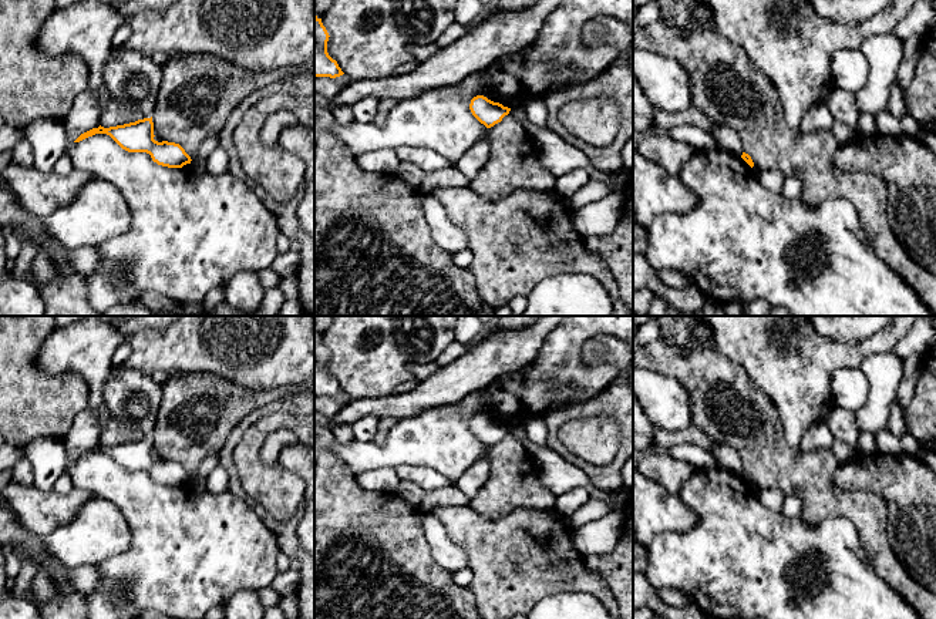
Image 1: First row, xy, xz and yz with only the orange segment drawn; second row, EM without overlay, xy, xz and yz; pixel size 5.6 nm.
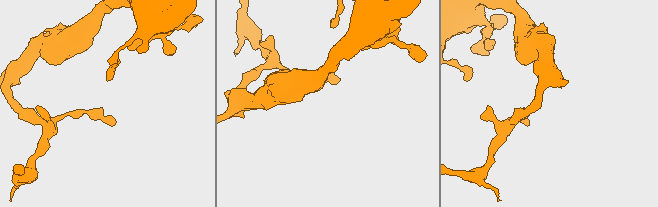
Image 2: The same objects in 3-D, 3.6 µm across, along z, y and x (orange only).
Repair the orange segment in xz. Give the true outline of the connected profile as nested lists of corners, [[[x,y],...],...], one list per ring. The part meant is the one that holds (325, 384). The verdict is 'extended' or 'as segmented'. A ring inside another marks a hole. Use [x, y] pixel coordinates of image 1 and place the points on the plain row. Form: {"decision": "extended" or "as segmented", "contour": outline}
{"decision": "as segmented", "contour": [[[314,333],[314,396],[336,397],[344,393],[337,380],[327,371],[329,356],[321,337]]]}

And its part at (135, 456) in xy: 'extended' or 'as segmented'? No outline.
as segmented

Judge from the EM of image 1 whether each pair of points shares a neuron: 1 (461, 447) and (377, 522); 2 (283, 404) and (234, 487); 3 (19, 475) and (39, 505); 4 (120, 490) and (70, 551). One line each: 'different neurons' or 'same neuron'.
1: different neurons
2: same neuron
3: different neurons
4: different neurons

